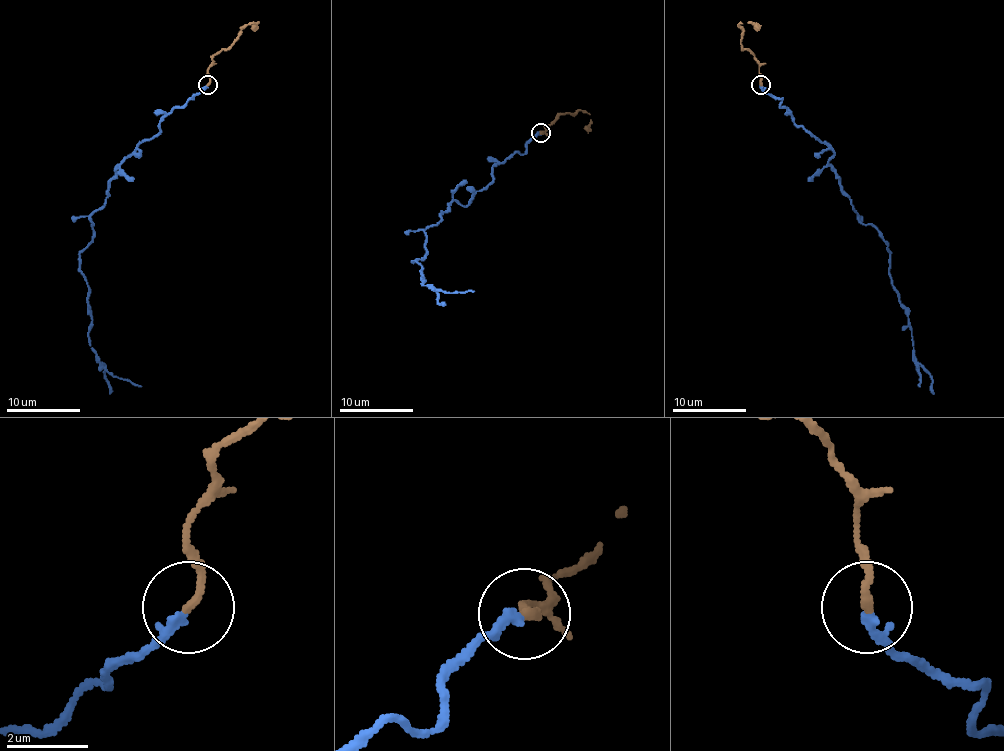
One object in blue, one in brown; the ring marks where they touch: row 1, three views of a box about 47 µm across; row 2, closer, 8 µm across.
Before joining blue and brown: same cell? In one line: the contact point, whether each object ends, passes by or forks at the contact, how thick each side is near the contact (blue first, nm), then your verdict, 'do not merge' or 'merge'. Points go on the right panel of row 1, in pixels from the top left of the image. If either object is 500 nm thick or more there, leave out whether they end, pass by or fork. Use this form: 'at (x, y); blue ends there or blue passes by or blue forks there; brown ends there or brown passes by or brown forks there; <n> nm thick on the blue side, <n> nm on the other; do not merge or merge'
at (761, 84); blue ends there; brown ends there; 240 nm thick on the blue side, 190 nm on the other; do not merge

